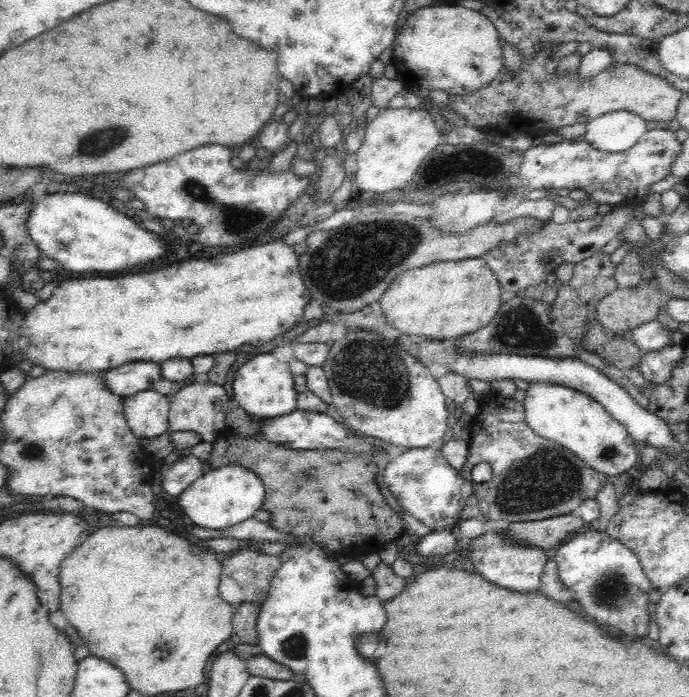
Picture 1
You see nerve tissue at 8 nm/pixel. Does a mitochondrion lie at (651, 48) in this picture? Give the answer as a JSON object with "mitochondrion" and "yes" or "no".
{"mitochondrion":"no"}

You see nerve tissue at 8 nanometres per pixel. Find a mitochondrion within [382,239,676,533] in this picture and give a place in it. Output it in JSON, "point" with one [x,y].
{"point":[544,484]}

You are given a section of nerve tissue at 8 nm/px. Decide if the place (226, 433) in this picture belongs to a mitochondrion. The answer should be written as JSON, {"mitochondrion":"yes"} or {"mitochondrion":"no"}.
{"mitochondrion":"no"}

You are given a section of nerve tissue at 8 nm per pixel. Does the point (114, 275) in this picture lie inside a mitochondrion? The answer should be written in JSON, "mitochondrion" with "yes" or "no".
{"mitochondrion":"no"}

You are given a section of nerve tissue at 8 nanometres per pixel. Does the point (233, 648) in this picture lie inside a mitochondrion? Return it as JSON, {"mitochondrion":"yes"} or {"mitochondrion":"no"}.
{"mitochondrion":"no"}

